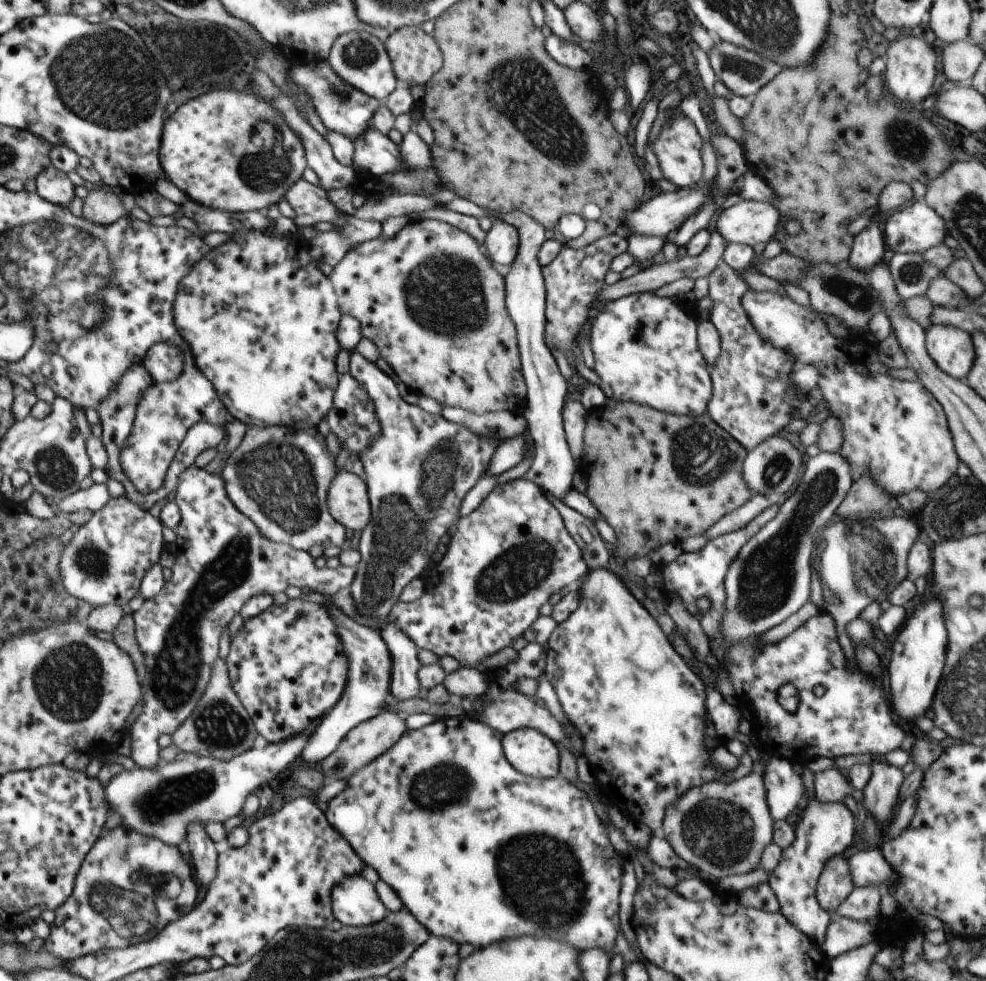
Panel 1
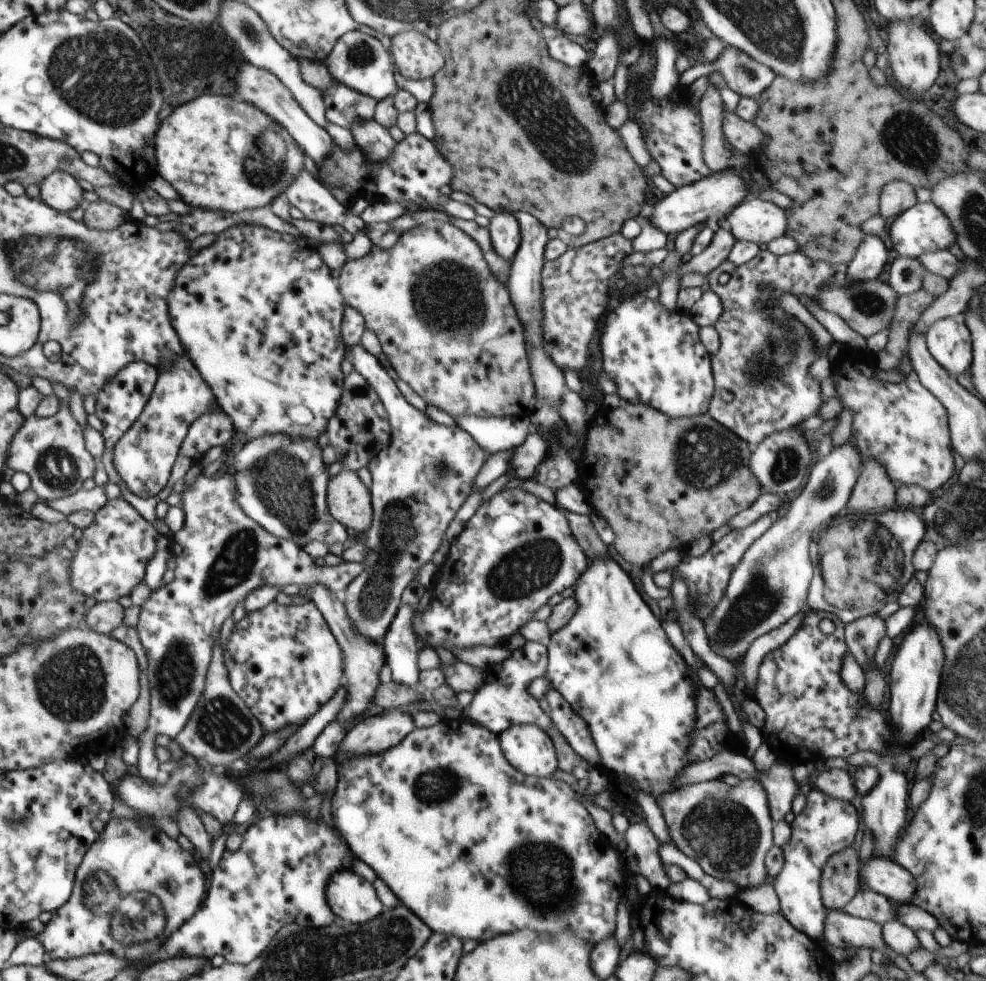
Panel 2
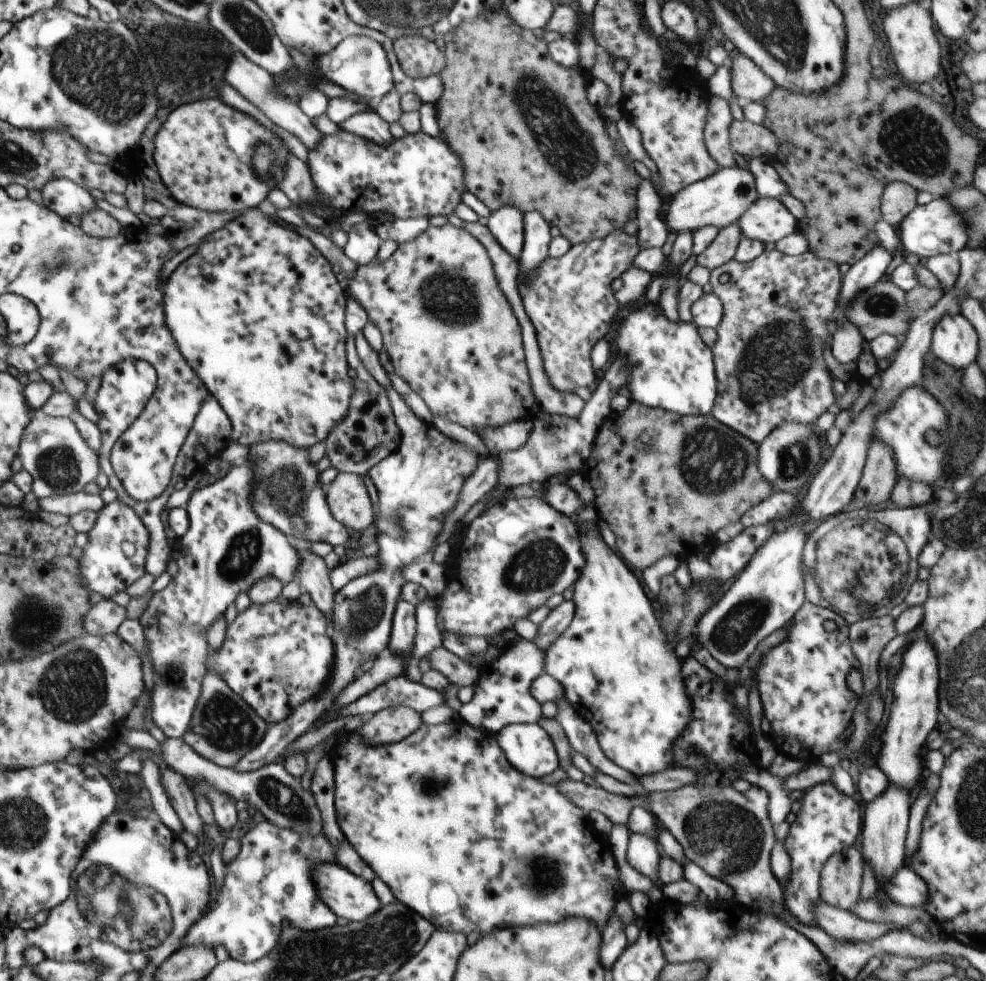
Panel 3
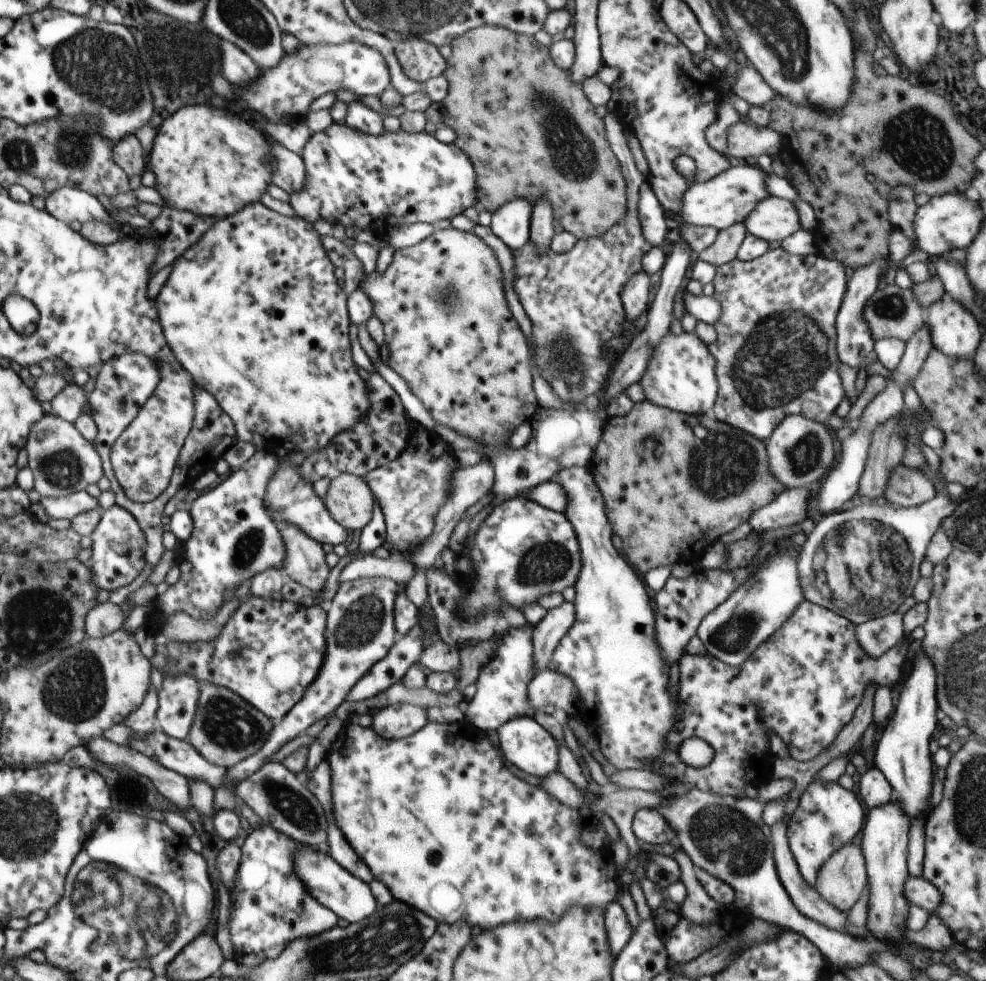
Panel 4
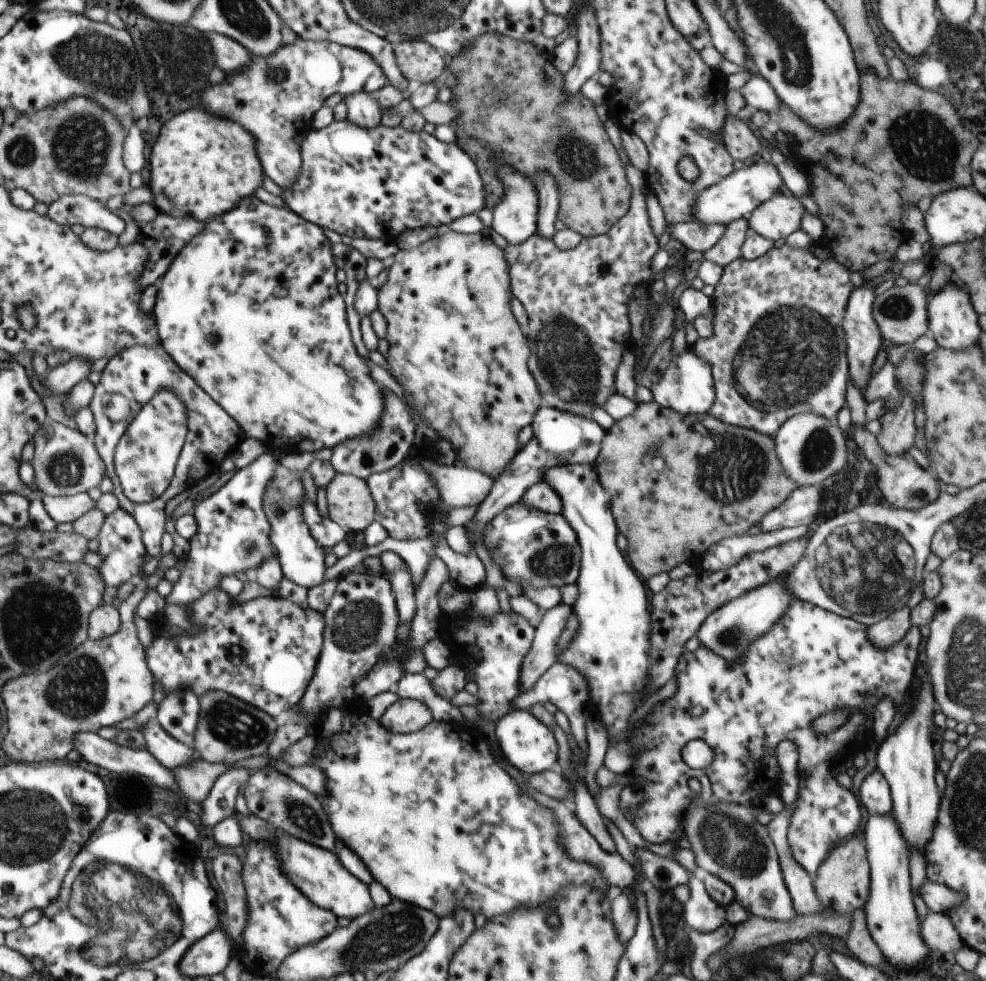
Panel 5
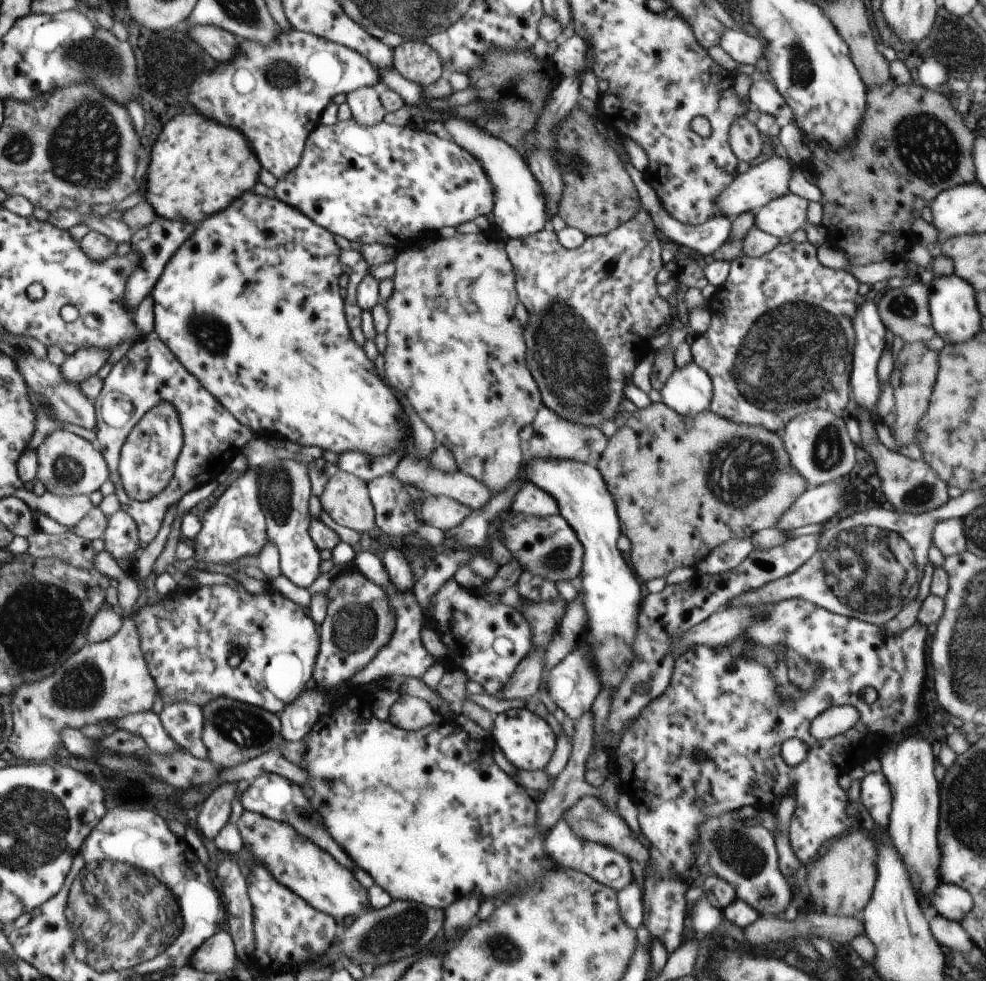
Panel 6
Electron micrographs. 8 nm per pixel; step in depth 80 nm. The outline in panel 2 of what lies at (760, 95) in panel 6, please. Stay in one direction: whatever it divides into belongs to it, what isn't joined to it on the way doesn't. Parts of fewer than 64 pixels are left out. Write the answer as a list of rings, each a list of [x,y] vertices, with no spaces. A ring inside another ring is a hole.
[[[727,46],[713,63],[696,64],[685,70],[679,76],[679,83],[690,86],[696,79],[710,76],[713,72],[720,72],[730,90],[749,99],[758,99],[775,77],[767,66],[756,62],[745,52]]]

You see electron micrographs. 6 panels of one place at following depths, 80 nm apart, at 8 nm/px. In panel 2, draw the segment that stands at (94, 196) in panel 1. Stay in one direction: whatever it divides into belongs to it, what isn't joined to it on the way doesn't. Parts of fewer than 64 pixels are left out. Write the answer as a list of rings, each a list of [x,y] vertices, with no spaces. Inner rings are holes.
[[[103,199],[100,202],[85,203],[84,209],[82,222],[91,229],[113,231],[125,221],[123,218],[124,211]]]

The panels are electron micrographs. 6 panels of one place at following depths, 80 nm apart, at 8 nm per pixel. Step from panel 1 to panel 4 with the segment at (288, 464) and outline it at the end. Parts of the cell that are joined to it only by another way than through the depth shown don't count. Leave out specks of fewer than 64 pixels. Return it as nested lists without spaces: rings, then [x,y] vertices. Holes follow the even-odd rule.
[[[280,458],[279,466],[272,480],[267,486],[267,496],[264,498],[265,507],[272,520],[282,526],[284,523],[292,523],[301,528],[301,531],[320,544],[340,544],[348,538],[346,529],[331,517],[322,499],[315,493],[312,485],[309,485],[299,471],[300,467],[294,468],[285,464],[286,458]]]

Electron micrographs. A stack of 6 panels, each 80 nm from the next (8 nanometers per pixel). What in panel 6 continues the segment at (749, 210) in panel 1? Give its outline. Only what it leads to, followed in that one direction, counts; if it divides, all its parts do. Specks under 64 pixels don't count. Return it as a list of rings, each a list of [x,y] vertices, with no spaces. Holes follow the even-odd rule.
[[[788,192],[760,208],[755,214],[754,226],[779,239],[790,236],[806,225],[807,208],[806,199]]]

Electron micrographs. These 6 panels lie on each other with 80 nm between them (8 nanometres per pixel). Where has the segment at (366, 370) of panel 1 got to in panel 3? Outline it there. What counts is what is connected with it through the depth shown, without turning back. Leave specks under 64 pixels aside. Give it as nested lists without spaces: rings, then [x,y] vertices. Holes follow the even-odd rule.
[[[363,330],[356,334],[355,345],[367,371],[386,389],[397,427],[401,432],[400,446],[366,473],[375,486],[376,496],[379,497],[379,533],[376,542],[379,546],[377,557],[381,568],[372,574],[351,580],[339,591],[335,591],[327,628],[327,634],[335,648],[335,661],[327,684],[315,697],[296,707],[288,718],[267,728],[260,744],[235,764],[234,768],[241,773],[249,773],[274,761],[280,761],[286,749],[299,736],[314,729],[314,724],[325,712],[328,713],[333,708],[334,701],[342,689],[387,650],[395,606],[405,586],[401,570],[417,558],[432,553],[443,522],[458,500],[464,480],[480,462],[479,453],[448,438],[433,424],[425,423],[414,415],[402,396],[392,387],[387,372],[380,365],[379,352],[368,344]]]

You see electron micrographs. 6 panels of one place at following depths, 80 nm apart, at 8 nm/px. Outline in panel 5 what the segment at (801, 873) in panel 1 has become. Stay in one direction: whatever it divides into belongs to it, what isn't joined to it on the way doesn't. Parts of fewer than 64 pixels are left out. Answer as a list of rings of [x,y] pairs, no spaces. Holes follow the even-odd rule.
[[[796,599],[788,605],[787,611],[783,614],[783,617],[779,618],[774,625],[771,626],[770,630],[766,633],[761,634],[761,637],[755,638],[755,641],[743,652],[743,656],[740,656],[739,660],[728,662],[720,654],[716,654],[713,650],[706,648],[701,645],[695,652],[684,650],[678,659],[674,677],[676,678],[677,688],[676,692],[671,698],[660,701],[655,704],[653,709],[648,713],[643,720],[645,723],[643,727],[640,727],[638,733],[635,734],[635,758],[632,768],[628,768],[625,774],[628,776],[632,775],[639,779],[639,784],[632,786],[632,790],[644,794],[644,801],[641,802],[640,808],[636,811],[636,815],[633,823],[636,825],[638,832],[642,835],[644,840],[647,840],[650,844],[662,844],[662,842],[672,842],[675,845],[683,845],[684,840],[684,829],[682,826],[681,819],[684,818],[685,811],[693,803],[701,803],[706,807],[708,805],[715,805],[718,803],[730,803],[746,806],[748,802],[752,802],[754,798],[758,798],[760,795],[772,795],[778,793],[781,790],[781,772],[782,769],[779,767],[777,761],[776,747],[778,746],[779,740],[790,739],[794,741],[799,750],[799,761],[797,764],[798,782],[799,782],[799,793],[797,801],[795,802],[794,812],[790,821],[790,826],[787,832],[787,839],[790,845],[790,850],[794,860],[804,867],[804,870],[808,872],[812,879],[816,876],[816,871],[820,866],[821,862],[828,856],[830,849],[846,839],[850,838],[856,830],[858,830],[858,824],[860,824],[860,804],[850,790],[844,788],[837,780],[835,775],[832,773],[832,765],[839,759],[844,758],[844,746],[848,742],[852,742],[854,738],[858,737],[862,732],[866,730],[872,730],[873,713],[875,706],[884,698],[888,696],[890,700],[904,700],[910,684],[912,684],[912,678],[914,678],[914,668],[916,668],[916,660],[918,660],[918,648],[920,648],[920,642],[922,642],[922,634],[917,626],[912,625],[908,632],[892,646],[886,648],[878,648],[870,642],[867,635],[867,626],[864,623],[856,622],[856,620],[840,616],[839,614],[824,610],[823,608],[814,606],[809,602]],[[849,708],[853,710],[847,723],[840,727],[838,730],[831,732],[830,734],[819,734],[817,735],[812,730],[813,720],[826,714],[827,712],[833,711],[834,709]],[[701,740],[708,745],[714,753],[713,761],[710,765],[703,769],[690,768],[684,762],[680,752],[690,741]],[[696,777],[701,782],[701,793],[694,793],[688,787],[688,780]]]

